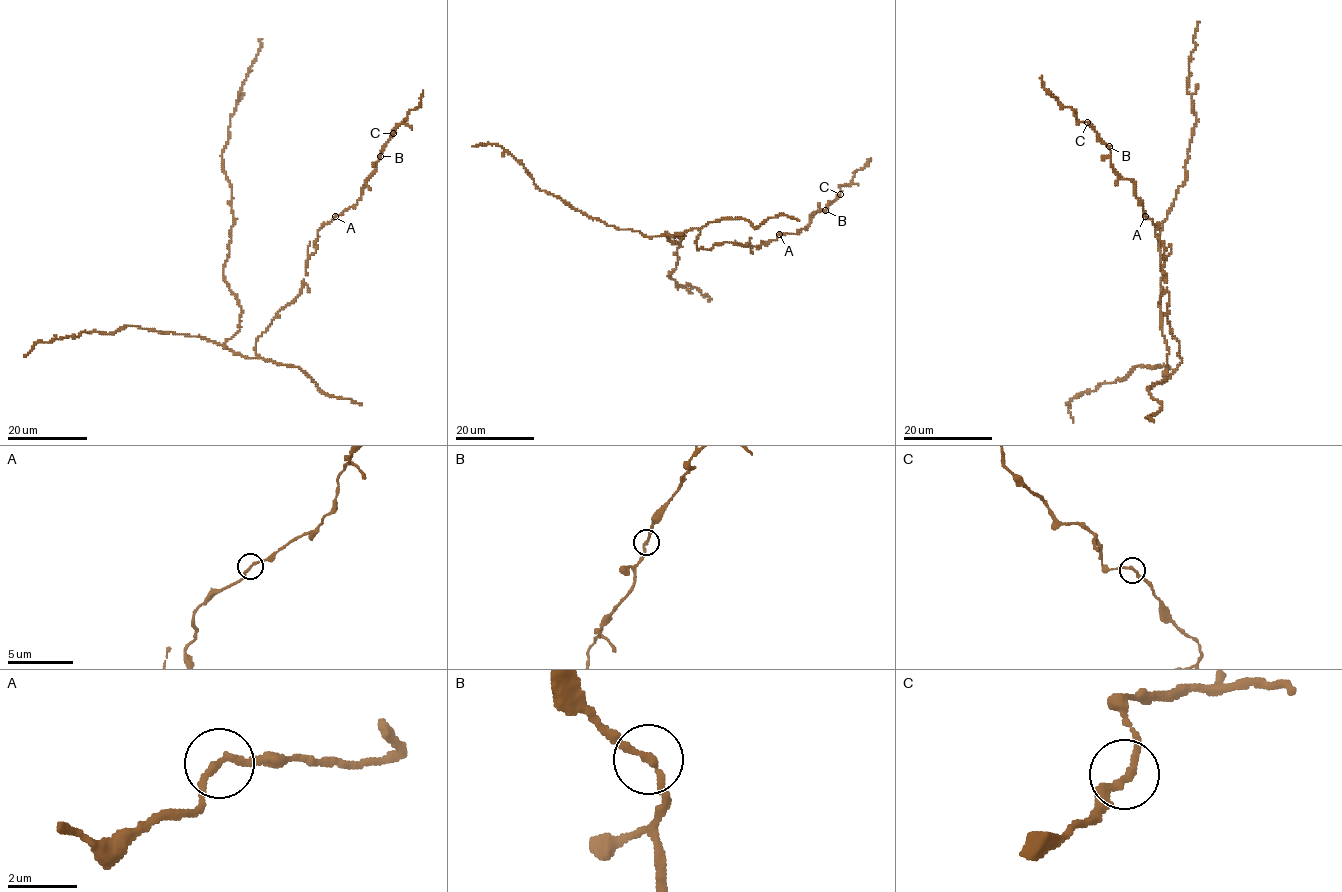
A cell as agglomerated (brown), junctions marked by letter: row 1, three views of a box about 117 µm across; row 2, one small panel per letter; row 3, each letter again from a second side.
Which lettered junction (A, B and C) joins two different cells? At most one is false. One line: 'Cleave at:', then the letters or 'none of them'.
Cleave at: none of them

